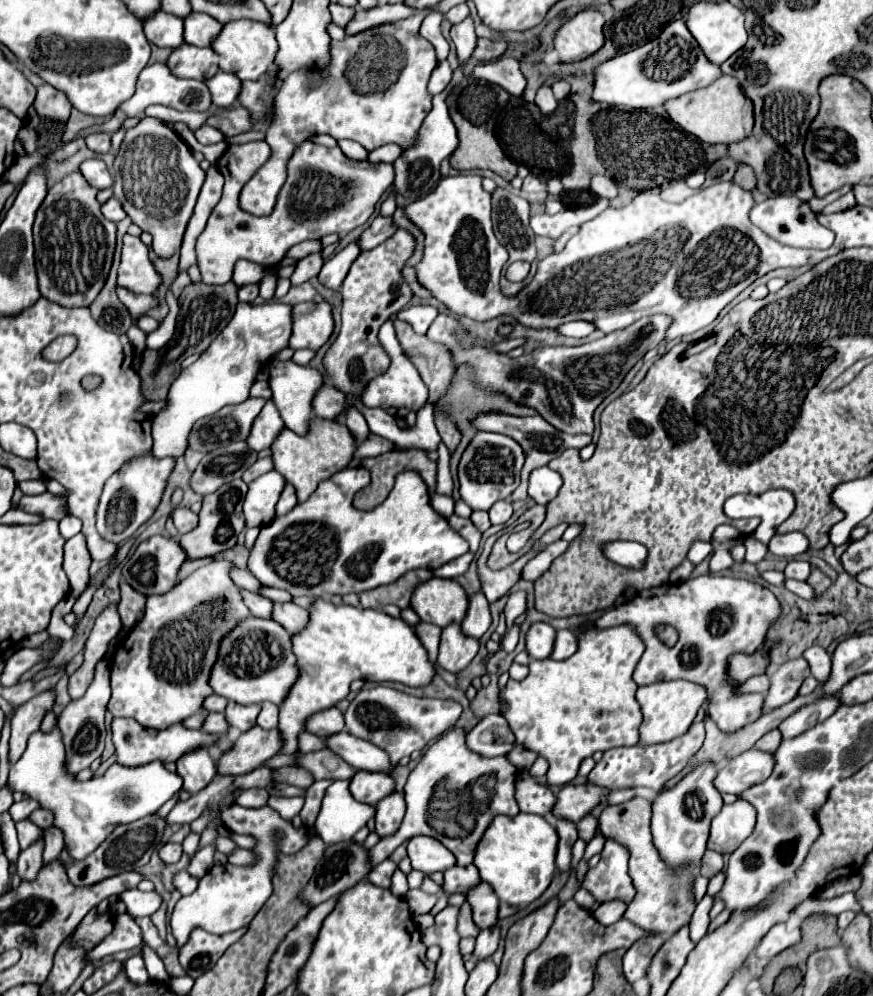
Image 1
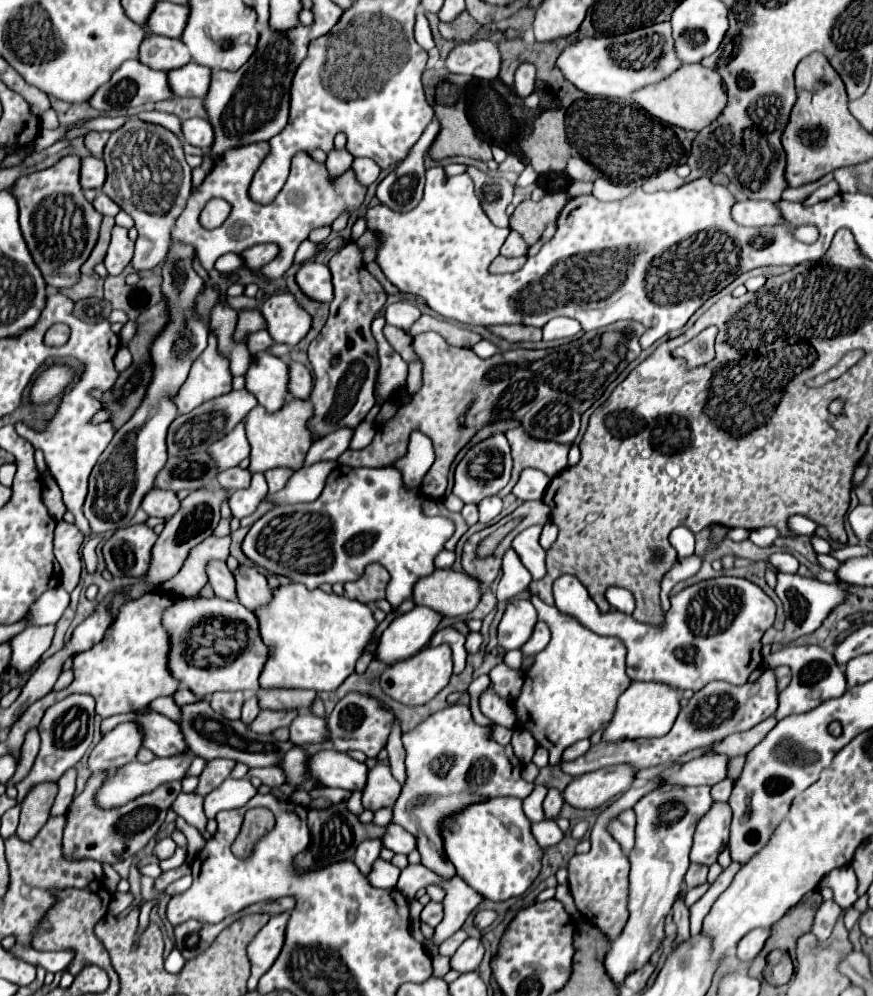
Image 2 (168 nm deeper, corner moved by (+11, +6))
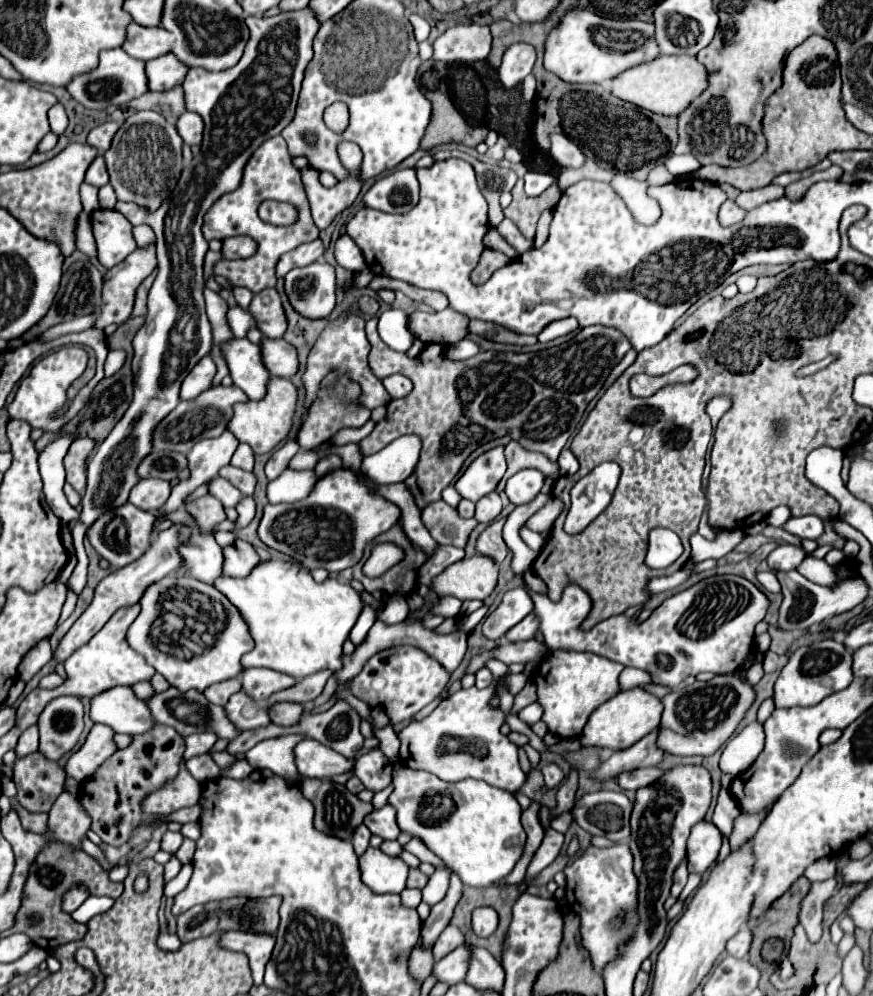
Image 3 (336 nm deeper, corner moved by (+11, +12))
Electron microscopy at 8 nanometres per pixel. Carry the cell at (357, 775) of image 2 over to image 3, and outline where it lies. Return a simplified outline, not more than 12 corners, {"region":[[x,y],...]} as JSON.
{"region":[[304,738],[294,748],[300,776],[332,778],[354,768],[338,752]]}

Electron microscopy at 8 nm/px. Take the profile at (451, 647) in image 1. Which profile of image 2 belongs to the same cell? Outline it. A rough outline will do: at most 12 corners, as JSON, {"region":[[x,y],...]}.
{"region":[[448,644],[390,666],[382,690],[418,706],[452,676]]}

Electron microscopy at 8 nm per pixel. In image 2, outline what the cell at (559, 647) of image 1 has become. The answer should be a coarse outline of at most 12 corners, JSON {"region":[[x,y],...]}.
{"region":[[538,622],[532,638],[522,648],[526,656],[536,656],[548,646],[546,622]]}

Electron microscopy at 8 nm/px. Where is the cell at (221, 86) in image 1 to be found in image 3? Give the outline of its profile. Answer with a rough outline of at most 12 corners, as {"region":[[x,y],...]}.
{"region":[[168,56],[146,62],[148,90],[170,90],[188,68]]}

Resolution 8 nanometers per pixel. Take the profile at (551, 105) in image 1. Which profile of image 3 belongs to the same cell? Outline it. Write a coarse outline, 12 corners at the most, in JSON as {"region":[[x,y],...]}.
{"region":[[524,42],[510,44],[498,72],[506,88],[530,74],[536,52]]}

